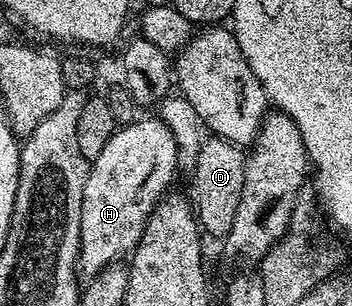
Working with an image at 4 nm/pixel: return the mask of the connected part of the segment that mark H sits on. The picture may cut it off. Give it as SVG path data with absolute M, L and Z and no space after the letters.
M138 118L134 124L118 127L99 158L91 161L87 186L83 186L81 249L77 255L82 277L95 277L107 265L120 261L124 252L132 253L157 201L170 191L169 183L178 172L176 143L164 121Z

